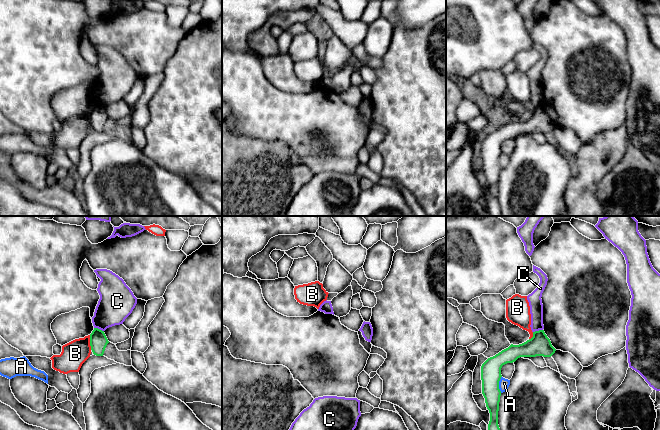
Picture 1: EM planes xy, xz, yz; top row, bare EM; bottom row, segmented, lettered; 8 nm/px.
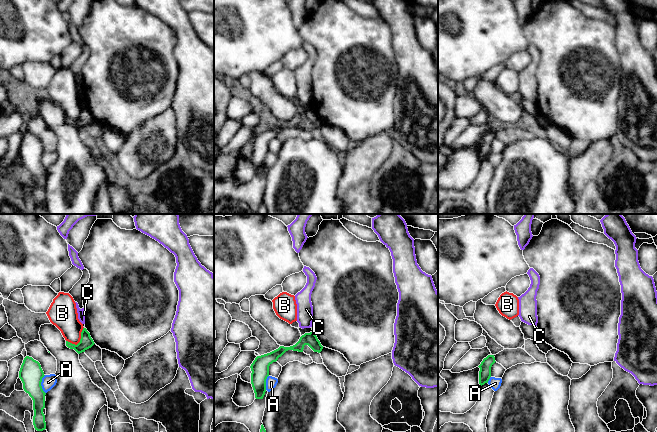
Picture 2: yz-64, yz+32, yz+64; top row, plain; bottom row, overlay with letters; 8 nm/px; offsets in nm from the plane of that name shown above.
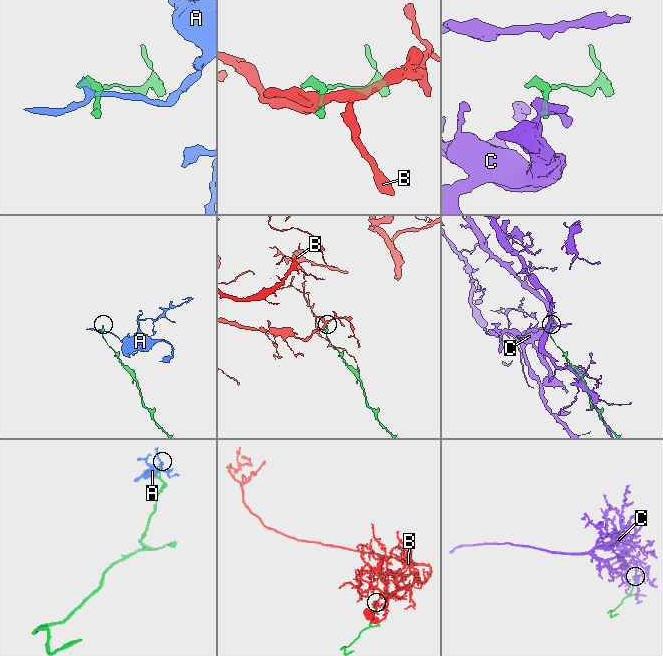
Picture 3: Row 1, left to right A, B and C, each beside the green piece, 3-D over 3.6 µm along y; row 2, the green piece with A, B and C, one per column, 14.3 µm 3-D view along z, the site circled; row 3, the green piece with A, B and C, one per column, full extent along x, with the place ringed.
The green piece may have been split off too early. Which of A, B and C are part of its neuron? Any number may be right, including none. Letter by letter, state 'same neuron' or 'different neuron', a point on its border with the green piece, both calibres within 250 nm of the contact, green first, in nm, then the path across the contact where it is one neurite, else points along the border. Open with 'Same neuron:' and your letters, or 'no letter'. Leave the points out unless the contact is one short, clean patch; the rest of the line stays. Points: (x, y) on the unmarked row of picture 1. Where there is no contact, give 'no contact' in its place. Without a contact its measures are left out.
Same neuron: no letter
A: different neuron | yz (498, 160) | 160/80 nm | along yz (501, 152), (499, 157), (500, 168)
B: different neuron | xy (90, 118) | 140/200 nm | along xy (89, 111), (91, 125)
C: different neuron | xy (99, 105) | 140/280 nm | along xy (94, 103), (103, 107)

